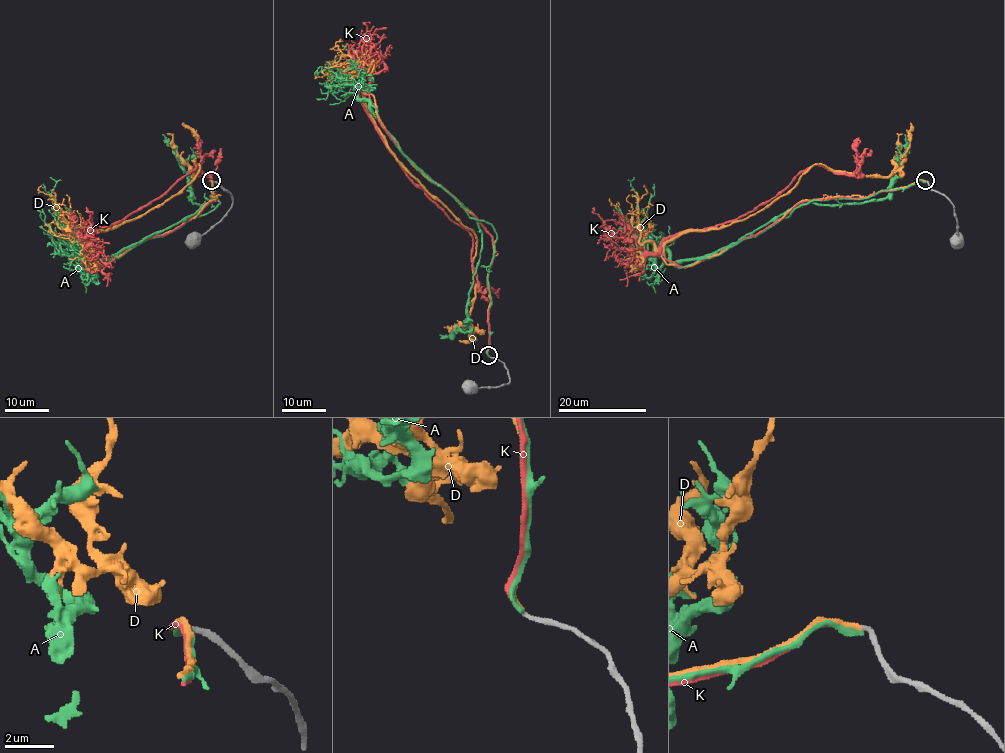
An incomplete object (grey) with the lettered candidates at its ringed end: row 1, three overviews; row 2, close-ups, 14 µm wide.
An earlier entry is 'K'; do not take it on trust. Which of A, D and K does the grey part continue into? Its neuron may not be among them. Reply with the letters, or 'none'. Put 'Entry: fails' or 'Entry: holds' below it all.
K
Entry: holds

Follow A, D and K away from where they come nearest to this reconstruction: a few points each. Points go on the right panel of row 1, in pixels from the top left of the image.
A: (926, 181), (811, 200), (712, 255), (672, 261), (666, 250), (652, 257), (656, 238), (637, 223), (634, 177)
D: (926, 180), (799, 201), (700, 262), (662, 257), (690, 231), (767, 208), (817, 164), (892, 176), (910, 124)
K: (926, 180), (798, 202), (720, 253), (667, 260), (663, 241), (742, 217), (809, 167), (862, 176), (867, 148)

